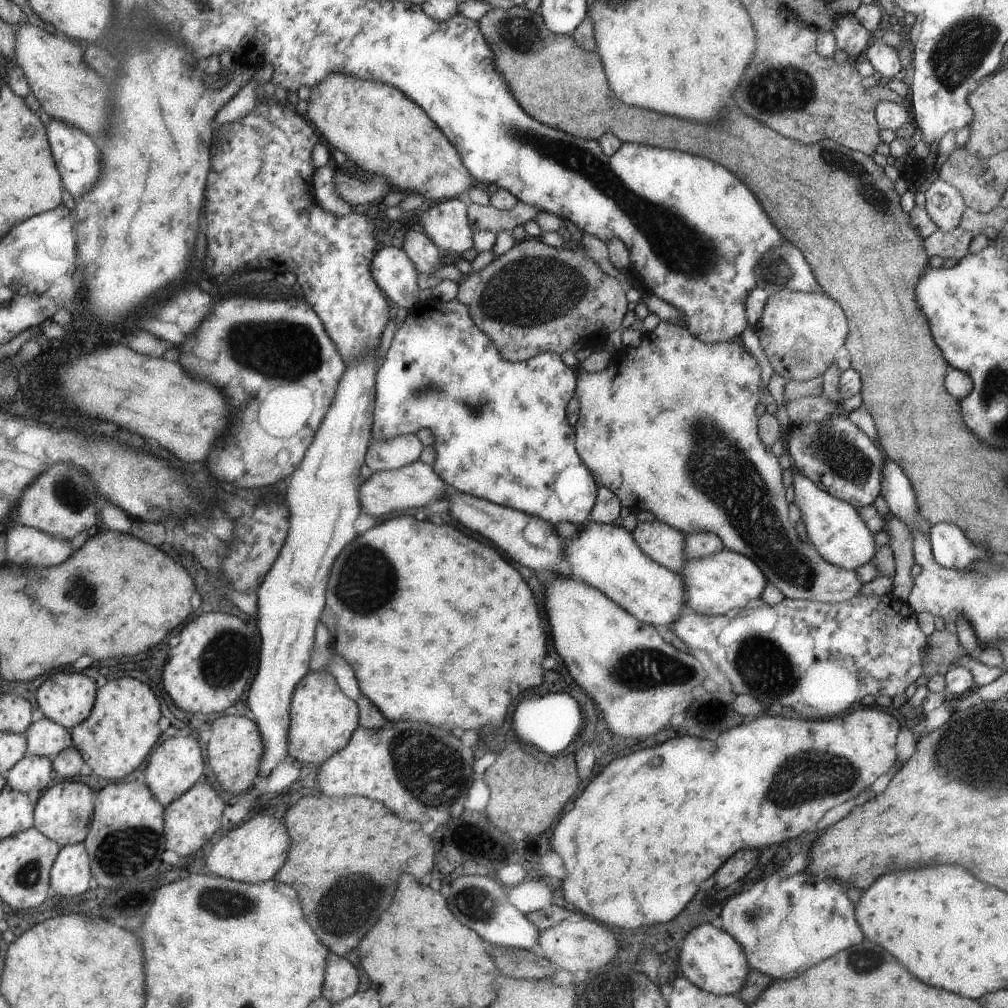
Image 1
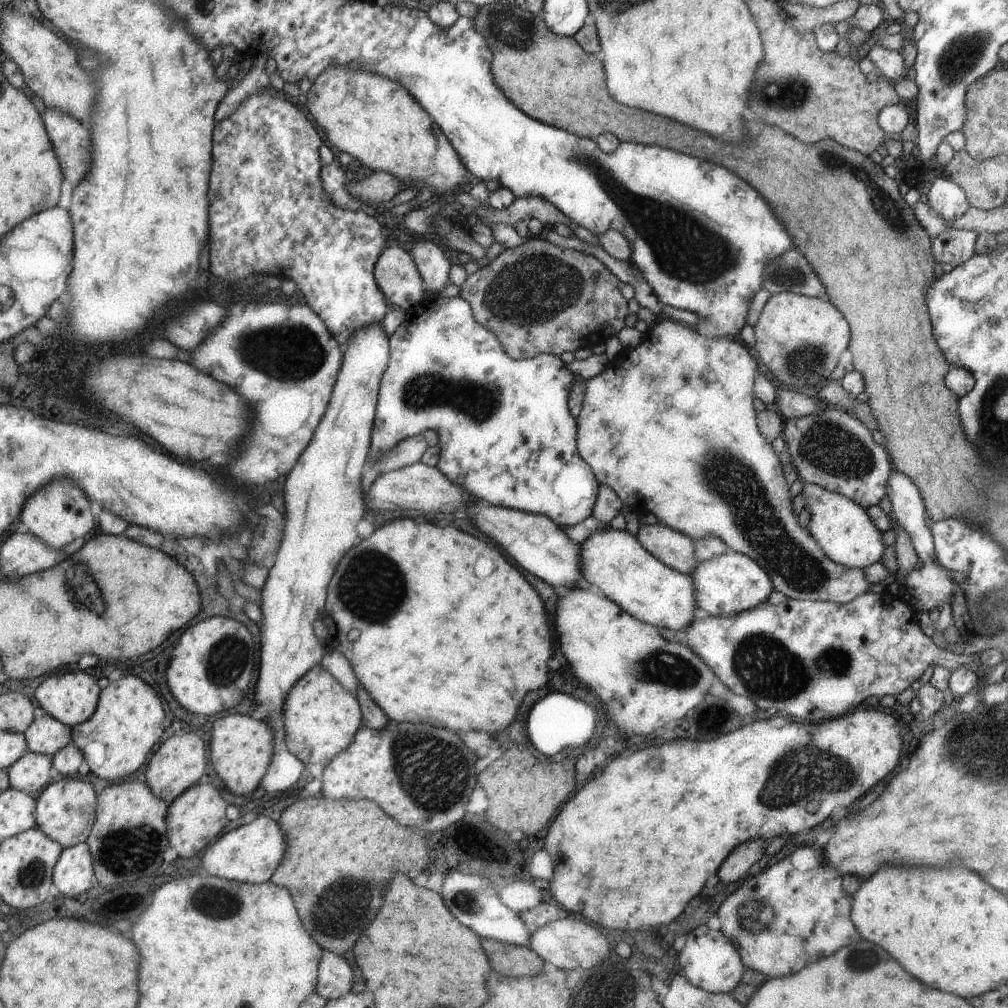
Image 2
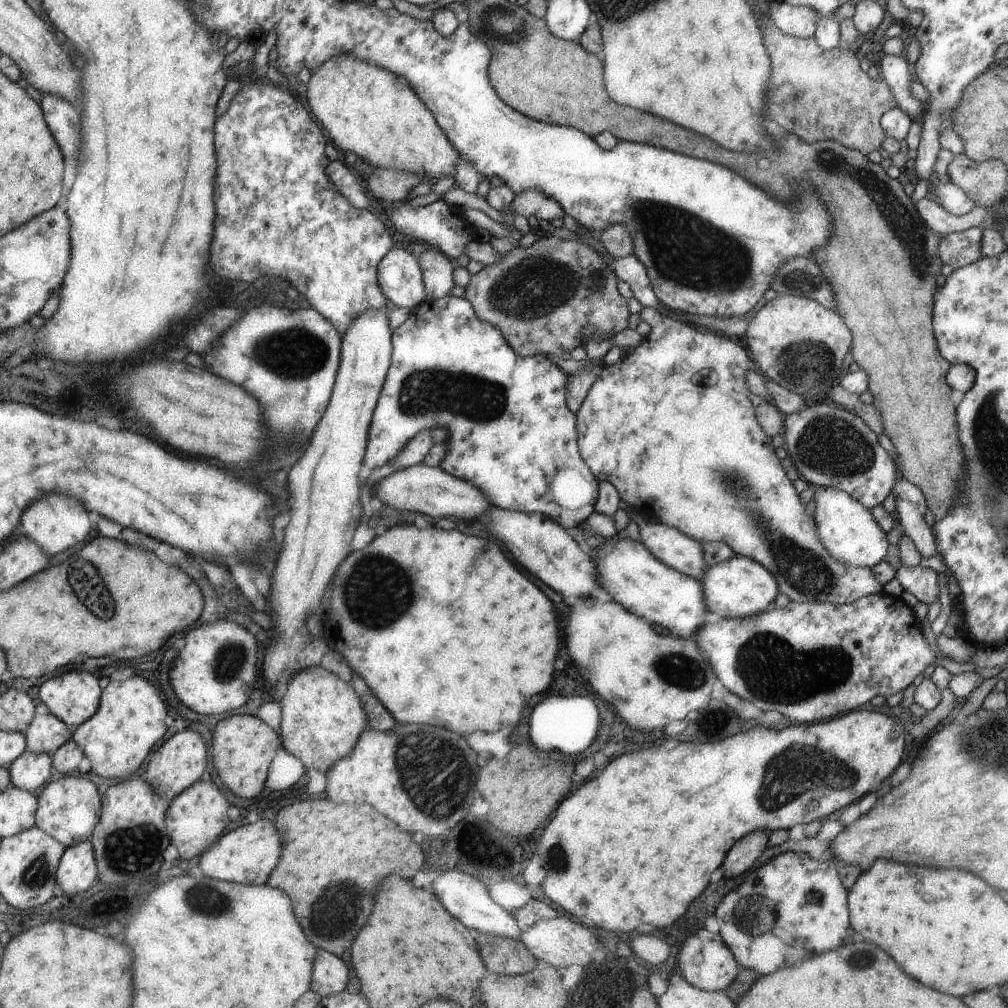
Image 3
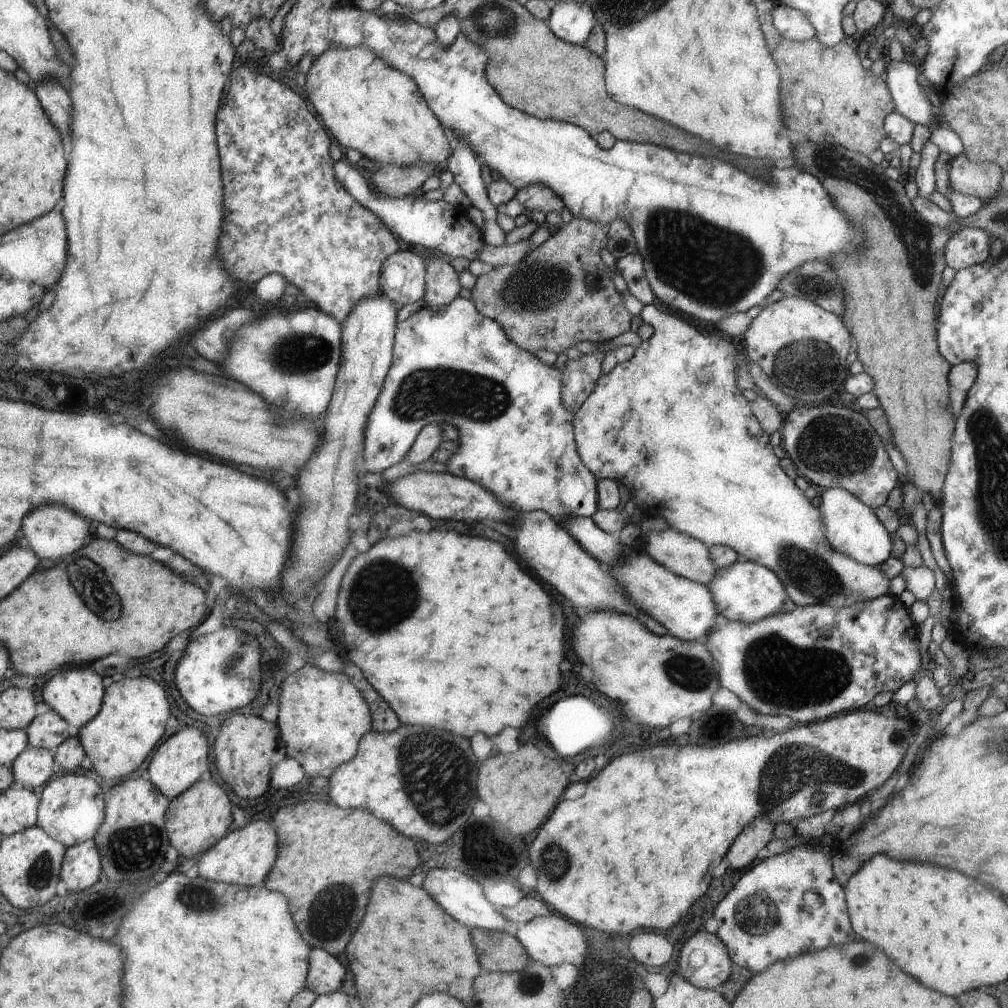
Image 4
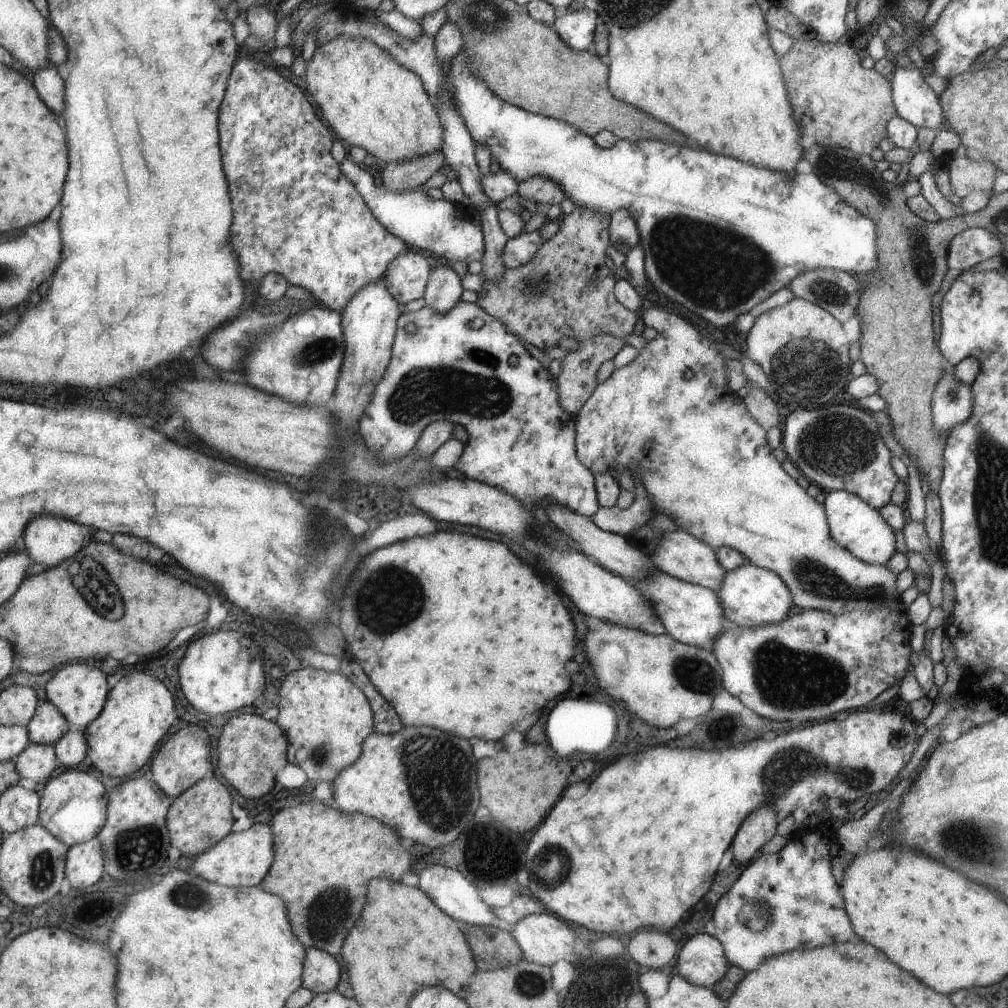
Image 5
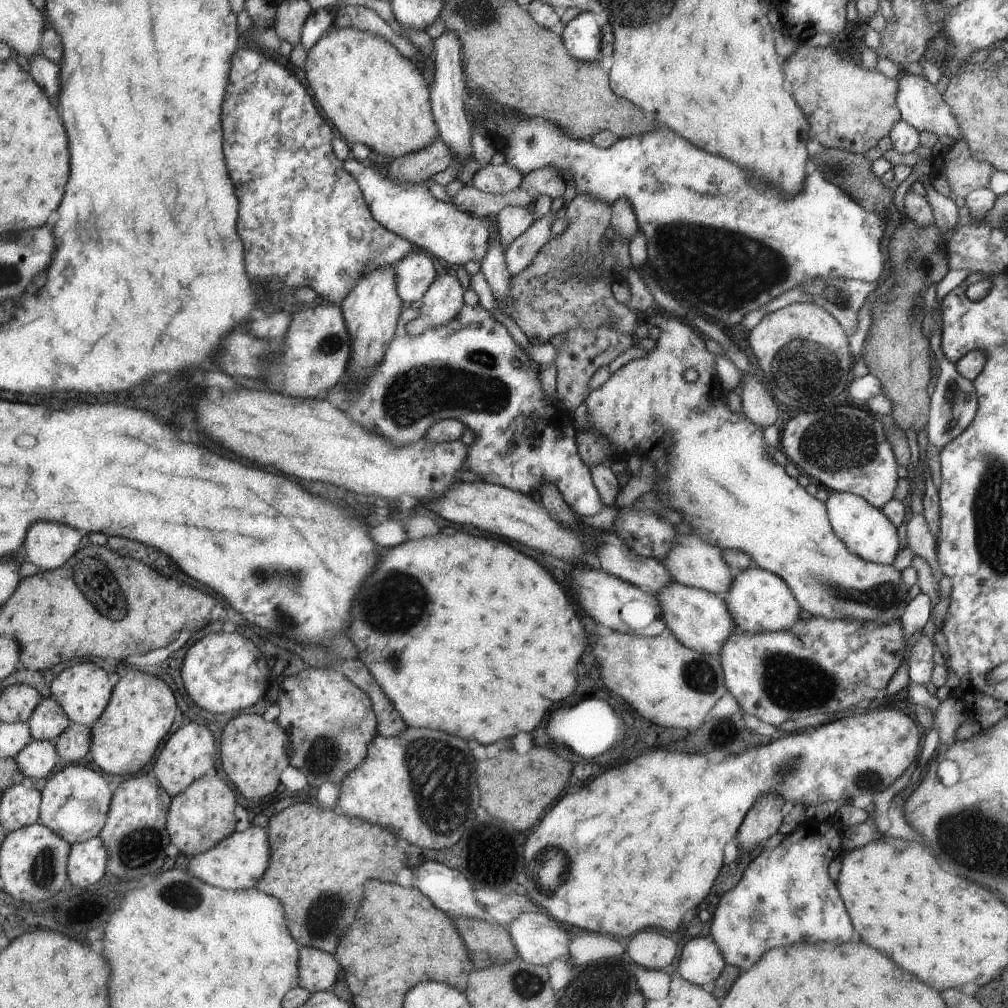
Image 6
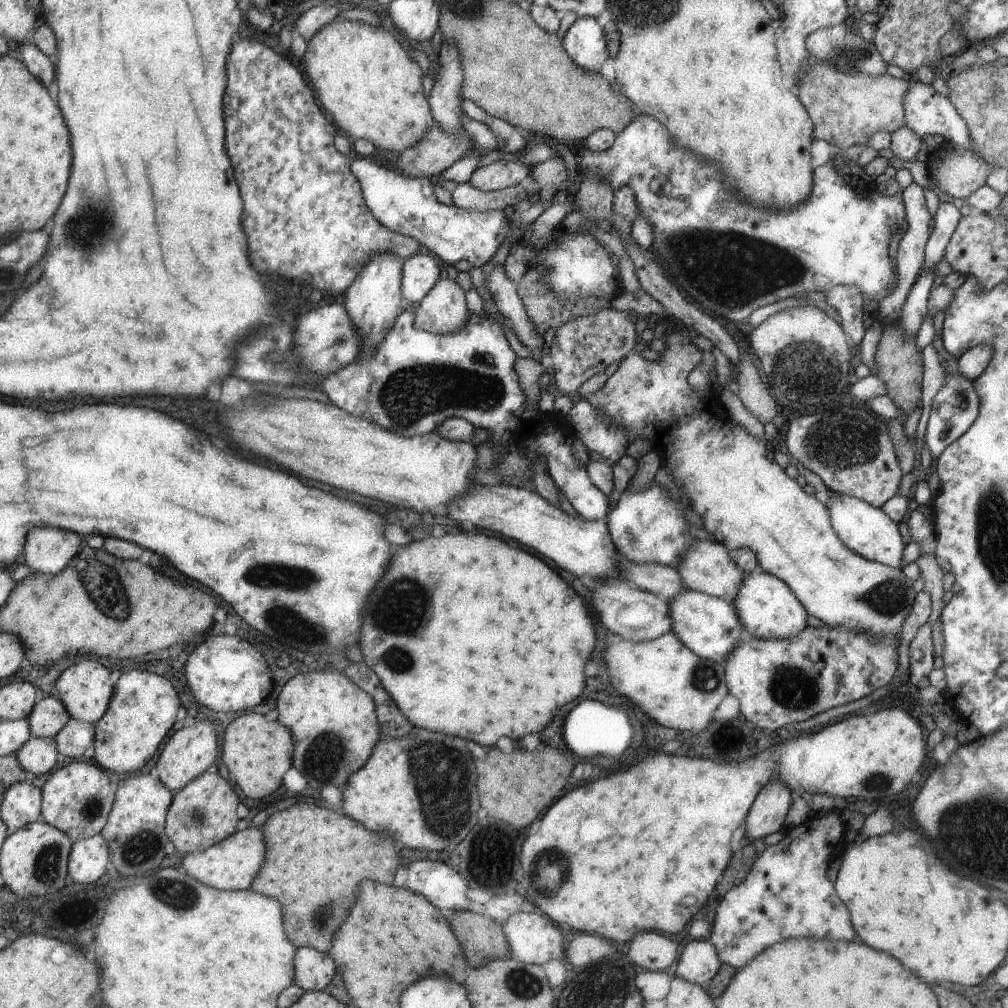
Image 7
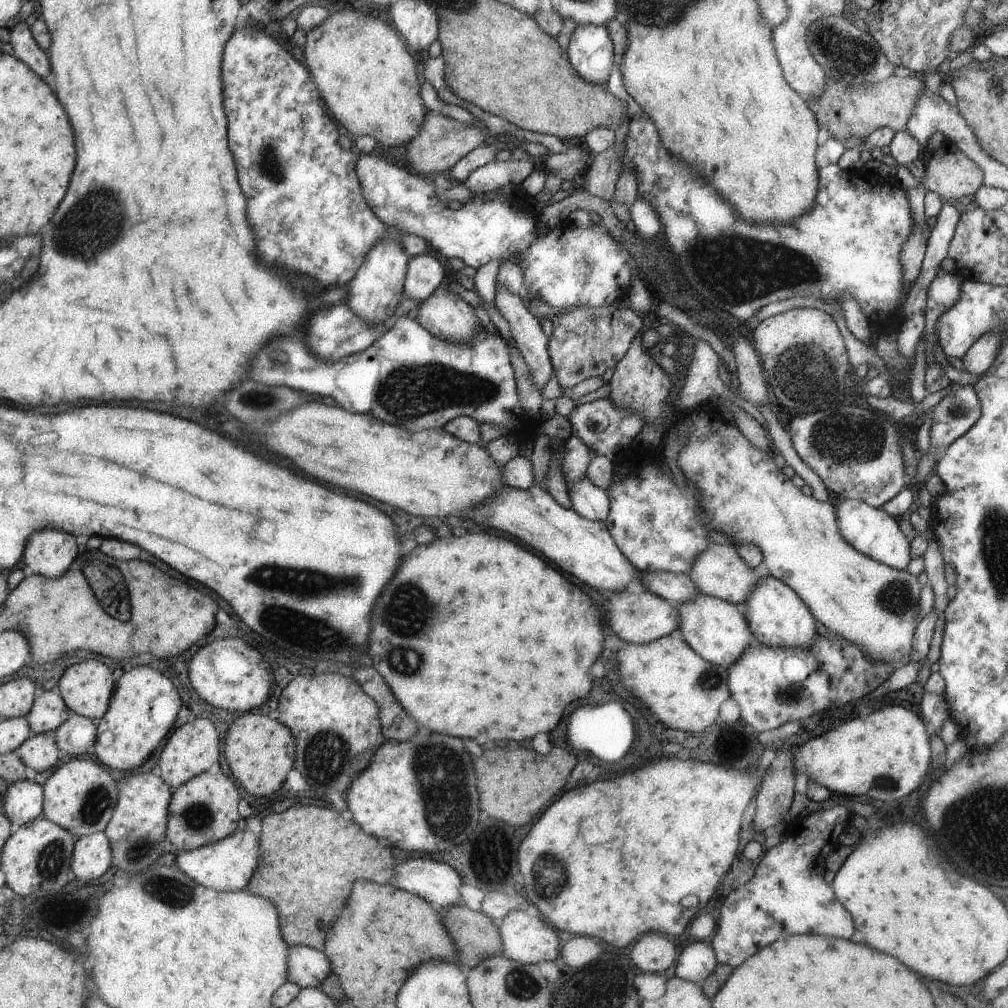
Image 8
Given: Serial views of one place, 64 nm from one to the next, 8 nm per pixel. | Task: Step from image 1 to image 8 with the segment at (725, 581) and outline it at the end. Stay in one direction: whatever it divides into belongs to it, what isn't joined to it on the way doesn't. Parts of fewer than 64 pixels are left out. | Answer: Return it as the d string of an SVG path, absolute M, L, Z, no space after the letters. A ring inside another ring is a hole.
M771 575L764 576L754 586L753 592L740 608L743 616L747 618L753 638L756 638L761 645L801 648L810 647L814 643L814 616L808 606L790 586Z

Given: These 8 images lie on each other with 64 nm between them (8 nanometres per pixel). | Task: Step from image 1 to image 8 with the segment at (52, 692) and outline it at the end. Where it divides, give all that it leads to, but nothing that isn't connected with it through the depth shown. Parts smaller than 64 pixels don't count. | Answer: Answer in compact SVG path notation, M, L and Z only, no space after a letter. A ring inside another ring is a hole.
M88 659L66 669L58 685L73 714L101 720L114 697L113 668Z

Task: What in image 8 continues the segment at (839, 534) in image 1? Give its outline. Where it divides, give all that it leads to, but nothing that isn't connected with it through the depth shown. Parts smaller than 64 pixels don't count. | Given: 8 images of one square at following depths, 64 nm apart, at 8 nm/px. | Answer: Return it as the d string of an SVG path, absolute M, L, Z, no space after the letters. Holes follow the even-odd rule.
M857 499L839 500L834 510L842 537L856 551L895 570L905 570L911 560L910 542L899 530L898 521L895 518L881 510L881 507L872 507Z

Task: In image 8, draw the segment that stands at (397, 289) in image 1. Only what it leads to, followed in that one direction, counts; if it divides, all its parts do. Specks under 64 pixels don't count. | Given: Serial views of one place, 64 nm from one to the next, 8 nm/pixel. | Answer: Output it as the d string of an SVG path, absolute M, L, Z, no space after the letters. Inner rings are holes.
M429 252L411 257L407 265L406 280L403 283L404 296L422 301L438 288L443 280L443 266L438 258Z

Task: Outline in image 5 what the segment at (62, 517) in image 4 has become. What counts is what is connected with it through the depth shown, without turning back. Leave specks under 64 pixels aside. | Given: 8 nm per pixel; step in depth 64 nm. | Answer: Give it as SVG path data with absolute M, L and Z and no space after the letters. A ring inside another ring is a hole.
M39 516L27 526L25 544L34 562L57 566L61 560L75 556L87 542L85 526L61 516Z

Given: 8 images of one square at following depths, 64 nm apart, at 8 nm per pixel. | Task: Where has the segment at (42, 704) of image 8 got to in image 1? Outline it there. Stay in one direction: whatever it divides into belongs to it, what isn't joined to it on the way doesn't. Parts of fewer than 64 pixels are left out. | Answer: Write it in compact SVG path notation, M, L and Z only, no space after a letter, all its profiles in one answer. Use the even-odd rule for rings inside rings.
M45 716L33 722L25 734L31 755L55 759L63 750L74 745L72 729Z

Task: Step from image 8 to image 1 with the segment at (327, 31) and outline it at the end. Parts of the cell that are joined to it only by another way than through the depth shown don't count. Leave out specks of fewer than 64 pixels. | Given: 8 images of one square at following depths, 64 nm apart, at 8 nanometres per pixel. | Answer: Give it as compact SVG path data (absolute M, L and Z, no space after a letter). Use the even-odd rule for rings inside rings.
M327 74L310 89L305 116L311 118L315 129L323 134L331 148L341 151L347 159L371 175L385 178L392 190L421 194L425 200L436 202L443 201L443 198L457 199L459 194L473 186L472 175L465 170L457 148L434 125L426 112L395 86L367 78L353 78L349 74Z

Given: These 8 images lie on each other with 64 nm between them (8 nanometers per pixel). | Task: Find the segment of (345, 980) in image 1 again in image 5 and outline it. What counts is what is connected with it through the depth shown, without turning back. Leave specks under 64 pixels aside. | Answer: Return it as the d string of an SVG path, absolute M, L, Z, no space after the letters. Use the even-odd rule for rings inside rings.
M306 947L302 962L301 986L314 995L333 991L341 976L335 958L324 950Z

